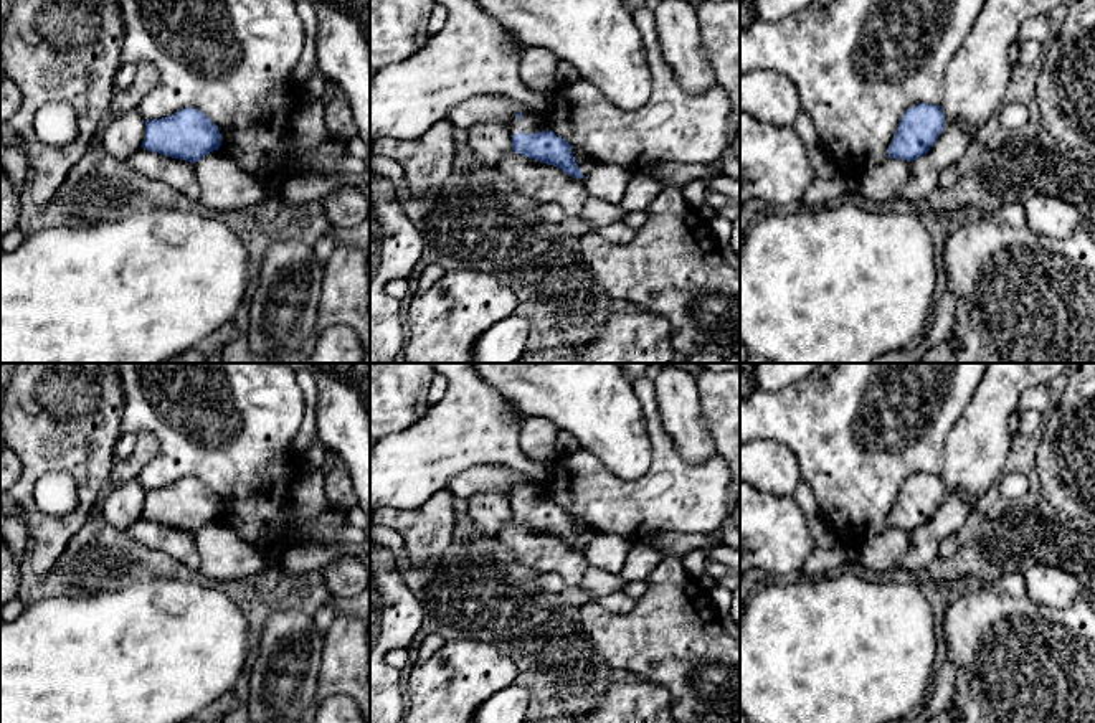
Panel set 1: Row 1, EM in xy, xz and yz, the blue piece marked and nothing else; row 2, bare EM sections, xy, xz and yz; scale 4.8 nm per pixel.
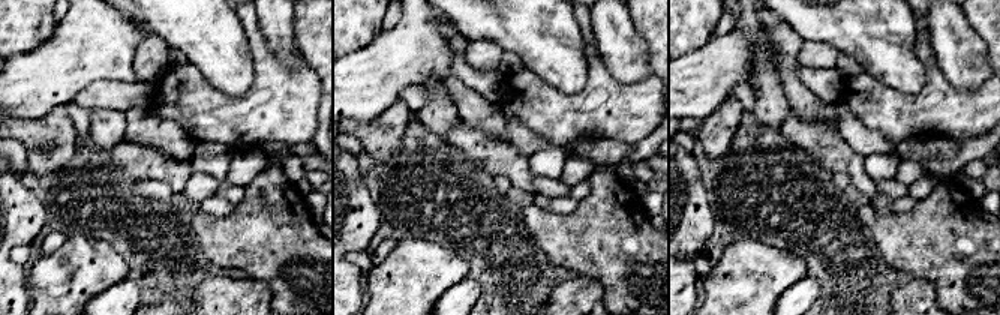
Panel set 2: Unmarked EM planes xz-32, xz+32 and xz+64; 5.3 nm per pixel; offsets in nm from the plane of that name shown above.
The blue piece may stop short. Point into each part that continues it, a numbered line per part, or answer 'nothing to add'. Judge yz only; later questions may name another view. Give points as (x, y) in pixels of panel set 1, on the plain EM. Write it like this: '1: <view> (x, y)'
nothing to add

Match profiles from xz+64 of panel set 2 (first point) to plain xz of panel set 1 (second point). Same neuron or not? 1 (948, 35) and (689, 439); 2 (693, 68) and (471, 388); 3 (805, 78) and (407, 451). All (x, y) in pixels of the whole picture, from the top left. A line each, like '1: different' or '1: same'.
1: same
2: same
3: same

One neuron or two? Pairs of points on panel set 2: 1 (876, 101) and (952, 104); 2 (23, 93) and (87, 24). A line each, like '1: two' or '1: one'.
1: one
2: one

